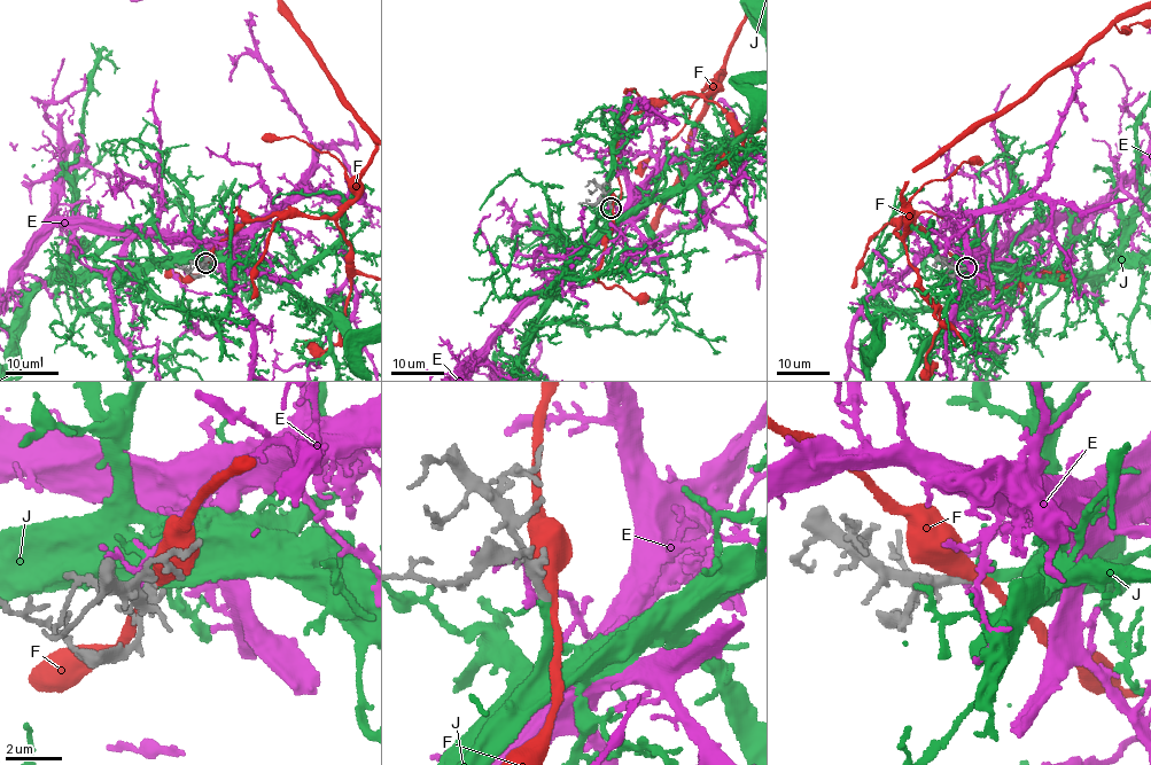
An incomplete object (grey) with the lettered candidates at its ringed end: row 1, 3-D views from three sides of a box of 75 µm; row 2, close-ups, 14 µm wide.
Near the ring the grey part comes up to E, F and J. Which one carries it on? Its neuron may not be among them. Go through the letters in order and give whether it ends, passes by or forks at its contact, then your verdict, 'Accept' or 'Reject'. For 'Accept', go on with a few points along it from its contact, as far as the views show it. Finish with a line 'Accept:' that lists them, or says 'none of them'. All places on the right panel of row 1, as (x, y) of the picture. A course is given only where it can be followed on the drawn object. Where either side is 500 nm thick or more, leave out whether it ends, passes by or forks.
E: It passes by. Reject
F: It passes by. Reject
J: It passes by. Accept
Accept: J

